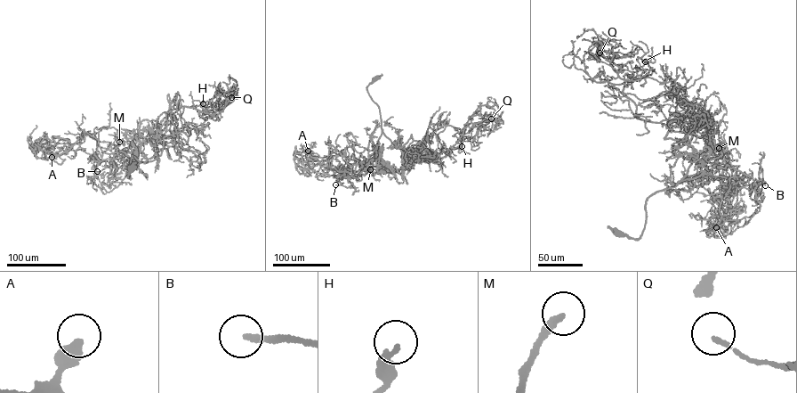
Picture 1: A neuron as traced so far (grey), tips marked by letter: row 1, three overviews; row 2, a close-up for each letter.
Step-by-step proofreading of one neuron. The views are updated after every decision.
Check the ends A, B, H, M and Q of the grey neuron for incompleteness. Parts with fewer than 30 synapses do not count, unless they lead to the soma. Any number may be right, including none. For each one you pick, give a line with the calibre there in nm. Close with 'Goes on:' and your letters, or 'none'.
A: 420 nm thick
B: 170 nm thick
Goes on: A, B

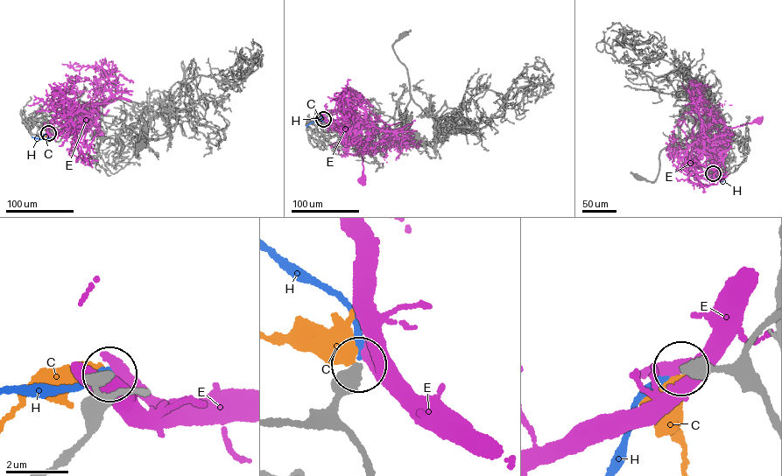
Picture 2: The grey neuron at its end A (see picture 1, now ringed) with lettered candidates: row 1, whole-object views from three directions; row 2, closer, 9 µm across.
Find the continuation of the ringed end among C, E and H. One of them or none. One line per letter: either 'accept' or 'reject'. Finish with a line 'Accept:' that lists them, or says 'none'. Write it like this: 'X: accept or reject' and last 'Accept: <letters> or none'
C: reject
E: reject
H: accept
Accept: H

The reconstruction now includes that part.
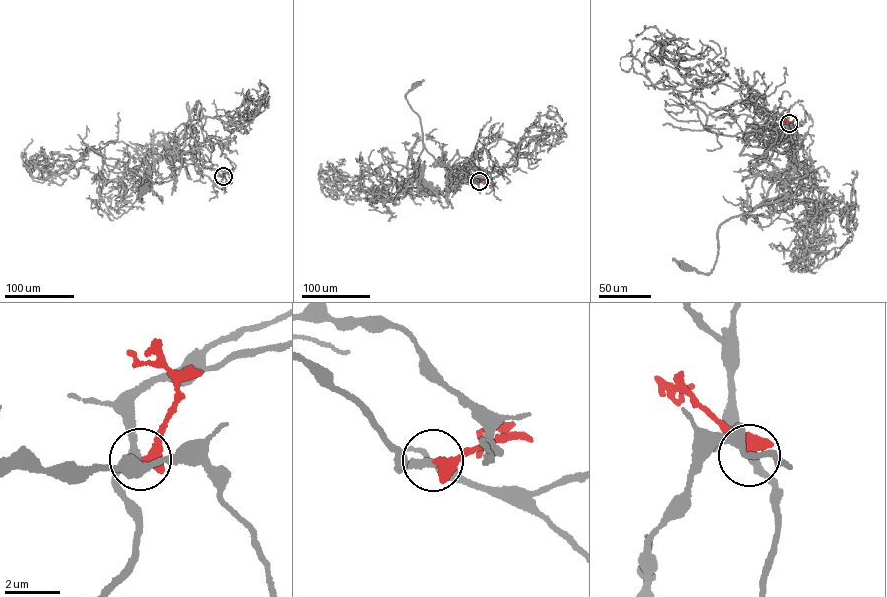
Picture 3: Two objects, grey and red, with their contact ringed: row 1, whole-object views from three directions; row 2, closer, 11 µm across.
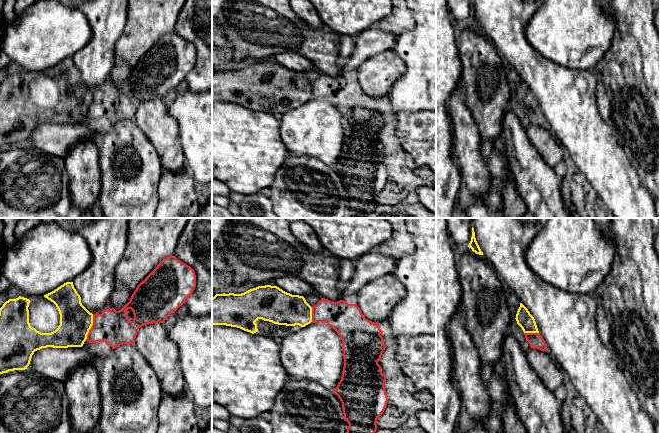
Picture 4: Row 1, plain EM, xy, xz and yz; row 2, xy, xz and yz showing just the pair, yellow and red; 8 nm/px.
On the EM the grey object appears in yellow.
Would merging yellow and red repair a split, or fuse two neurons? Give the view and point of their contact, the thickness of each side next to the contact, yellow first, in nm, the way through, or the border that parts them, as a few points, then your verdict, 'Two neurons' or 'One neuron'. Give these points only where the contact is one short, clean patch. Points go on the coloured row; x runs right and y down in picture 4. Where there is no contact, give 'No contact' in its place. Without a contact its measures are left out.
Touches yellow at xy (90, 328). Thickness 260 nm (yellow) against 280 nm. Boundary: xy (93, 315), (93, 324), (85, 340). Two neurons

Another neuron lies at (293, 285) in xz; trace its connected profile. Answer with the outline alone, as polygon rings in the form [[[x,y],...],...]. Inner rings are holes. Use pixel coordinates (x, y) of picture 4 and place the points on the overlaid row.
[[[281,276],[275,279],[277,287],[292,295],[308,296],[314,292],[312,287],[302,279],[292,276]]]

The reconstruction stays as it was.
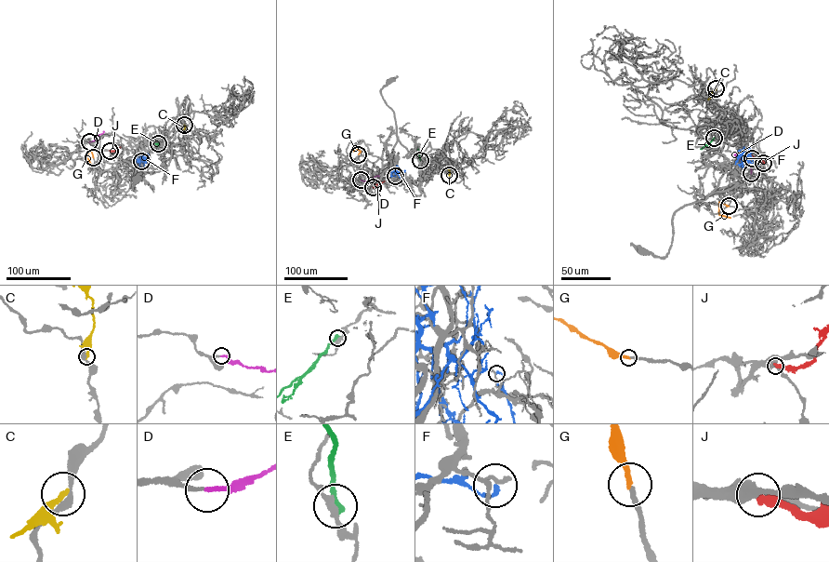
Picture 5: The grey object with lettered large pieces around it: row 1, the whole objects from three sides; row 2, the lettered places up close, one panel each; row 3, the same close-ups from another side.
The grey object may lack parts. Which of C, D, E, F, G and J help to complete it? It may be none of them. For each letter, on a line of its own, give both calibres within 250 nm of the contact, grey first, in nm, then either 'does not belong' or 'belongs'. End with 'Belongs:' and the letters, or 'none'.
C: 280 nm thick on the grey side, 200 nm on the other; does not belong
D: 160 nm thick on the grey side, 190 nm on the other; belongs
E: 220 nm thick on the grey side, 280 nm on the other; does not belong
F: 190 nm thick on the grey side, 130 nm on the other; does not belong
G: 180 nm thick on the grey side, 200 nm on the other; belongs
J: 340 nm thick on the grey side, 300 nm on the other; does not belong
Belongs: D, G

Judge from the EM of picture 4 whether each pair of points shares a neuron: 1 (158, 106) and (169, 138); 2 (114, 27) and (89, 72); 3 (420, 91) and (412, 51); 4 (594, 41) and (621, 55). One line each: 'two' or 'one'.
1: one
2: one
3: one
4: two

